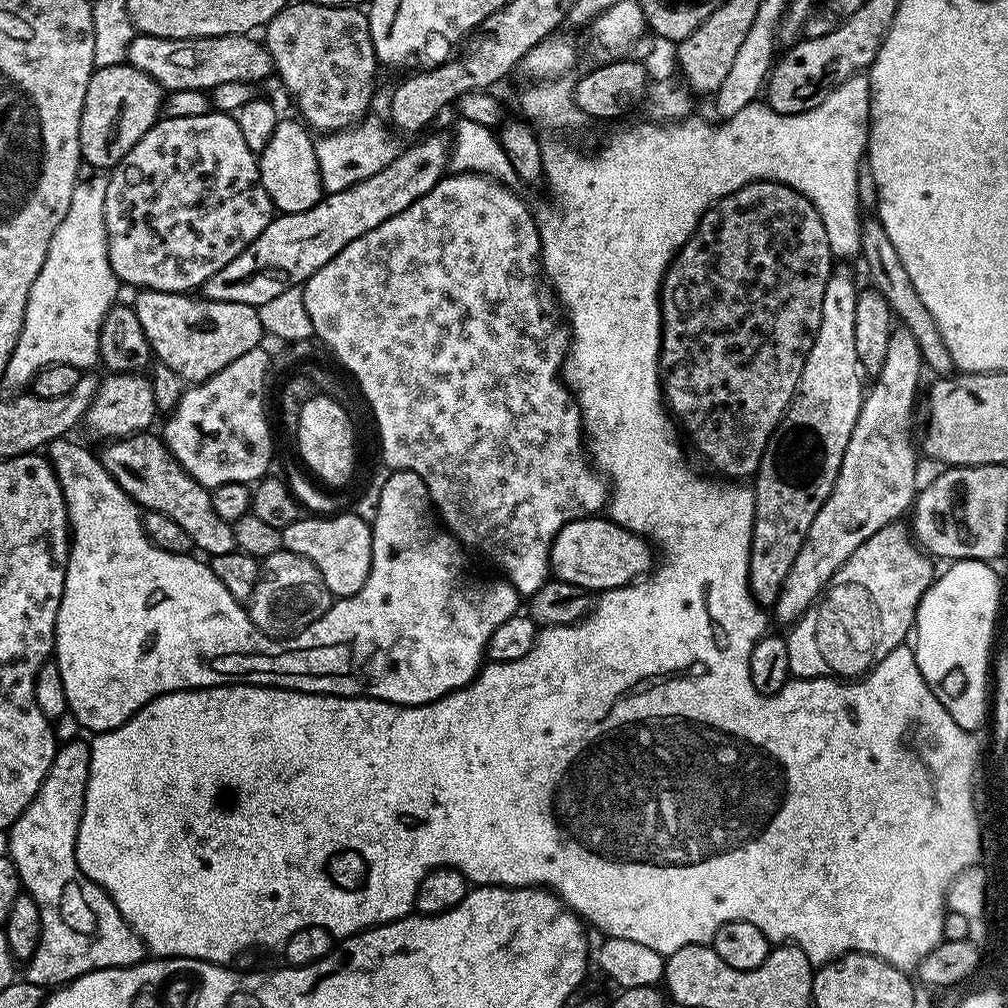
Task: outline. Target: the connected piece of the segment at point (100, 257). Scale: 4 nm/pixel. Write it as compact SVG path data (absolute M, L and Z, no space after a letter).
M92 175L96 176L90 177L89 180L81 179L77 183L70 198L70 210L66 210L66 218L62 218L58 230L54 230L54 238L50 238L50 250L46 250L46 262L42 262L42 270L38 270L34 286L30 286L30 294L26 298L22 334L18 334L14 354L10 354L10 362L6 362L6 370L2 373L5 386L12 388L8 390L27 389L32 379L40 373L40 369L51 364L69 364L81 370L88 370L91 369L88 367L92 363L95 365L100 359L102 322L113 304L117 303L118 281L110 266L104 221L108 176Z

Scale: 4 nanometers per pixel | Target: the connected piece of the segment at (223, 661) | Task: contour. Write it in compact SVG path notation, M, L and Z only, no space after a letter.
M65 438L56 440L53 444L47 445L46 455L48 463L51 464L54 474L60 483L60 489L64 495L64 501L68 507L68 522L70 525L70 551L68 553L68 569L66 570L66 578L64 579L64 593L60 599L60 609L58 610L58 618L56 619L56 643L54 645L54 662L58 666L58 670L62 674L62 686L66 686L66 702L68 703L68 711L71 719L76 719L78 723L84 728L89 728L89 733L95 734L98 732L109 732L111 728L117 728L125 724L132 715L138 710L142 710L144 706L150 703L156 696L164 696L167 692L187 692L190 688L219 688L221 684L262 684L265 688L291 688L294 692L319 692L321 696L358 696L367 698L369 700L385 700L391 704L433 704L436 700L441 700L443 696L449 696L450 693L456 692L459 688L464 688L471 684L479 674L482 665L486 660L486 653L488 650L488 643L494 634L494 630L498 630L498 626L502 626L506 622L506 618L517 615L521 611L520 603L522 597L516 591L514 585L508 583L503 578L492 580L489 584L483 584L480 580L471 580L466 573L460 572L460 551L462 545L451 531L445 530L438 523L437 513L432 506L432 499L428 497L426 490L426 482L422 482L422 478L413 472L402 472L399 470L393 471L389 481L382 486L381 502L378 506L378 516L371 522L372 530L372 561L370 562L370 574L366 578L366 582L362 586L362 590L358 590L358 594L353 596L345 596L337 599L326 614L322 614L322 618L318 618L318 622L314 622L310 626L306 626L306 630L302 630L297 636L290 636L287 638L273 638L265 634L262 630L258 630L254 626L252 619L248 617L248 609L241 601L234 598L234 594L230 594L230 590L226 590L226 586L222 586L222 582L218 582L218 574L214 574L214 570L207 563L204 564L200 560L195 560L195 555L189 554L186 556L179 556L178 554L170 554L166 550L162 550L158 546L154 546L148 541L148 535L144 532L144 522L142 519L141 509L138 507L136 501L132 500L124 491L122 486L118 486L116 479L111 476L108 471L102 466L99 455L95 451L91 452L88 448L83 448L80 444L75 444L72 438Z

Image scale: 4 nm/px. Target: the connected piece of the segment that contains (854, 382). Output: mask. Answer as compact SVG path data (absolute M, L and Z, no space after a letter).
M833 271L826 284L826 294L822 296L822 322L818 326L814 346L806 358L796 399L788 407L774 439L769 443L768 451L760 461L760 471L754 477L756 524L752 528L748 585L753 600L761 606L775 605L782 582L786 582L786 574L790 574L790 566L794 566L798 550L802 550L802 542L810 530L810 524L814 522L818 510L822 510L826 498L830 498L840 473L842 458L846 454L846 446L850 442L850 434L854 434L854 424L858 422L860 407L864 404L866 384L860 381L862 369L854 342L857 293L858 285L850 273Z

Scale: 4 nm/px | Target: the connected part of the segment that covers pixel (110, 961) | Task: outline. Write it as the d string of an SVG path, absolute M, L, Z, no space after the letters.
M72 740L69 744L61 743L38 794L6 832L7 855L11 856L14 866L18 866L23 891L36 903L40 915L40 941L32 959L27 961L25 968L28 969L25 972L23 969L22 976L23 979L45 990L69 984L71 980L77 980L82 974L94 970L134 966L146 956L144 944L136 936L134 929L122 918L118 906L110 899L108 892L102 890L102 886L98 886L90 878L86 878L86 874L82 874L76 861L76 839L80 819L84 813L91 753L91 747L85 741L84 744L80 740Z

